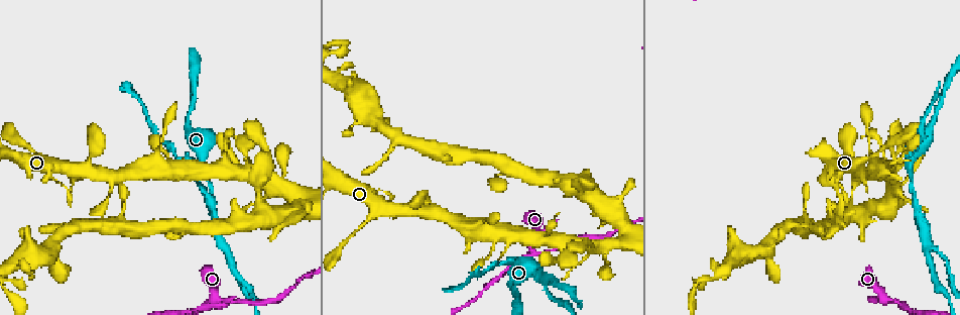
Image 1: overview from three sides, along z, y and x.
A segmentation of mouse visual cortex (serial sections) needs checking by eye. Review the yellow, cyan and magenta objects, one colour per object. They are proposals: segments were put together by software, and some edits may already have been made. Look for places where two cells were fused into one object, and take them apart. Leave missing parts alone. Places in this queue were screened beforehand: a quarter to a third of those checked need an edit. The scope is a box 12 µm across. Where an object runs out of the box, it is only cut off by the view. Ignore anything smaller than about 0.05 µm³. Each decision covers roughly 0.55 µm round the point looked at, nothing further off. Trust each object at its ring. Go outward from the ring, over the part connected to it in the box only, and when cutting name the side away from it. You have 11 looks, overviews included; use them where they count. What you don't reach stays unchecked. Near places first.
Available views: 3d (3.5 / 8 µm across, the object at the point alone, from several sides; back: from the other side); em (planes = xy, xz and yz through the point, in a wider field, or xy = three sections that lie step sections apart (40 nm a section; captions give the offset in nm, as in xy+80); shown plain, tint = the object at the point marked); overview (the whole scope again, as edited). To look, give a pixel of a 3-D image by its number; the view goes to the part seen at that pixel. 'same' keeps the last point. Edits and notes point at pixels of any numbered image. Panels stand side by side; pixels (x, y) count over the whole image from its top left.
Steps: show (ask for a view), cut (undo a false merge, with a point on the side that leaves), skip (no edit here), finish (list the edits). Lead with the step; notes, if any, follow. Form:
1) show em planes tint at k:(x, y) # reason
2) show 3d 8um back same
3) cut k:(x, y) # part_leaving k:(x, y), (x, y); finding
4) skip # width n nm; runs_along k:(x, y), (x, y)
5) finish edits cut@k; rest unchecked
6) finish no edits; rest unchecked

show 3d 8um at 1:(894, 302) # two arms in line, one across

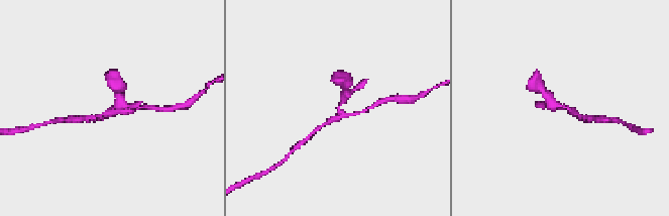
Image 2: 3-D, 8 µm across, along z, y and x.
show 3d 3.5um back at 2:(563, 107)

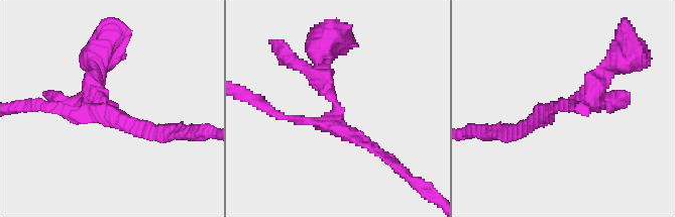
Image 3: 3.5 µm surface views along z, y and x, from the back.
skip # arms 3; arm_widths 150, 200, 200 nm; runs_along 3:(610, 68), (581, 102), (553, 111); continuous, no second cell

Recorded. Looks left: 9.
show 3d 3.5um at 1:(912, 187) # abrupt turn

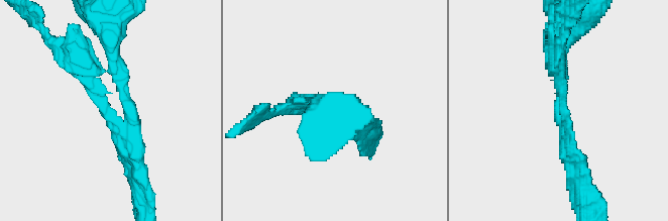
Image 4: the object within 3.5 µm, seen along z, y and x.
show em xy step 5 tint at 4:(562, 113) # arms 3; arm_widths 150, 150, 200 nm; shape alone is not enough

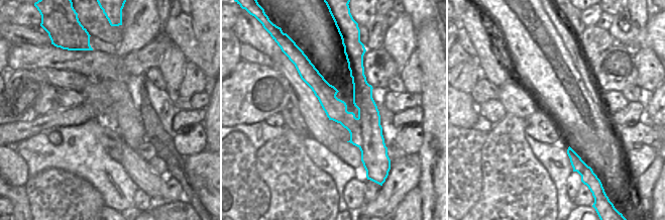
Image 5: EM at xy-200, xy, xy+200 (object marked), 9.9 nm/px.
show em xy step 1 tint same # cut it another way

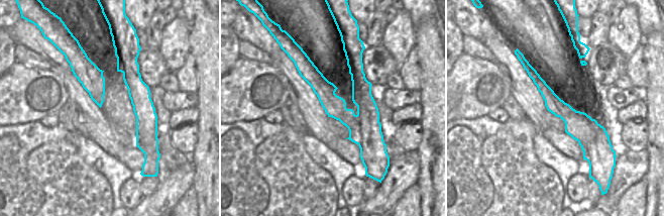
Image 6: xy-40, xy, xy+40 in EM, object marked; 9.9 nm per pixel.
skip # runs_along 4:(112, 45), (133, 120), (136, 173); continuous, no second cell

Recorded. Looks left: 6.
show 3d 3.5um back at 1:(925, 245) # three-way junction

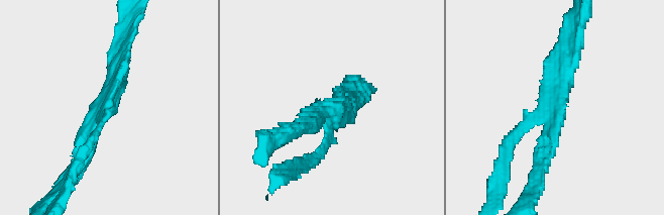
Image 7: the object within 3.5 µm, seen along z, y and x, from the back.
show em xy step 5 tint at 7:(557, 108)

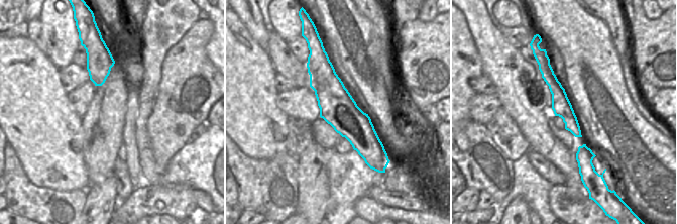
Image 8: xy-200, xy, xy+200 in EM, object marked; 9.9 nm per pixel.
skip # runs_along 8:(326, 61), (326, 84), (366, 156); continuous, no second cell

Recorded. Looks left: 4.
show 3d 3.5um at 1:(888, 205) # sudden change in width

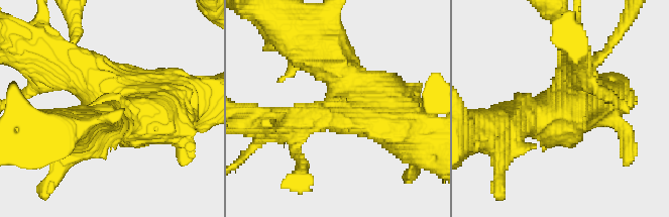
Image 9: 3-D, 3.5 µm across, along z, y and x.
show em xy step 1 tint at 9:(562, 109)

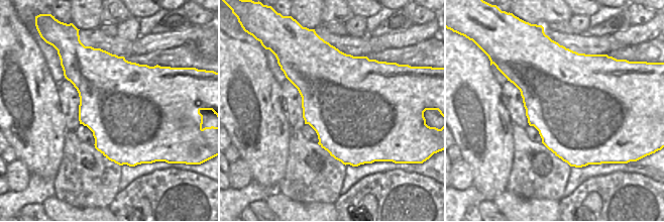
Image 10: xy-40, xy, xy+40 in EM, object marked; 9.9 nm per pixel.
skip # runs_along 9:(574, 65), (559, 114), (510, 126); one cell here

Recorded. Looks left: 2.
finish no edits; rest unchecked

